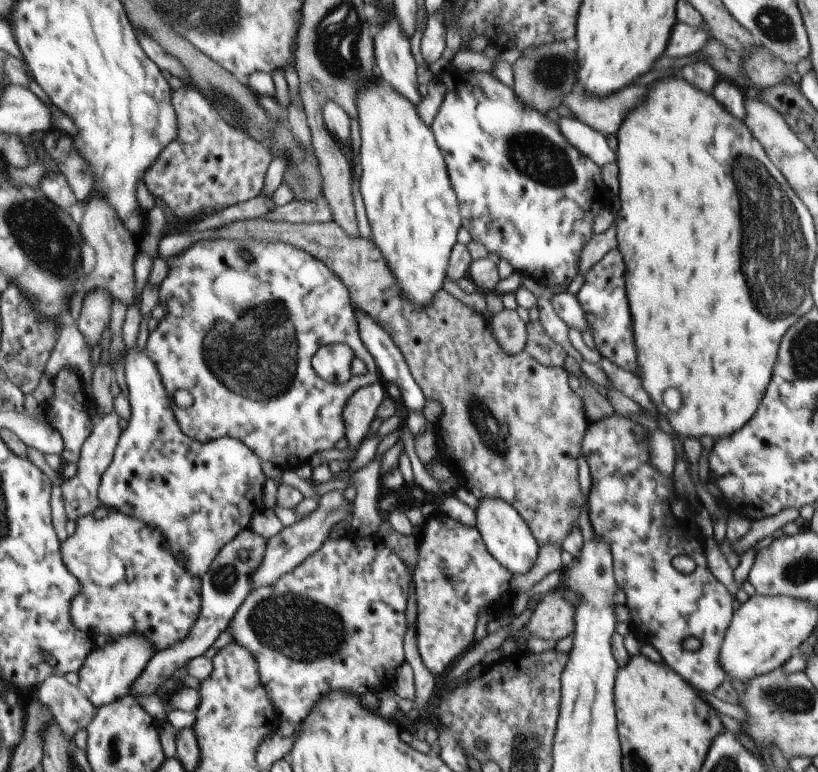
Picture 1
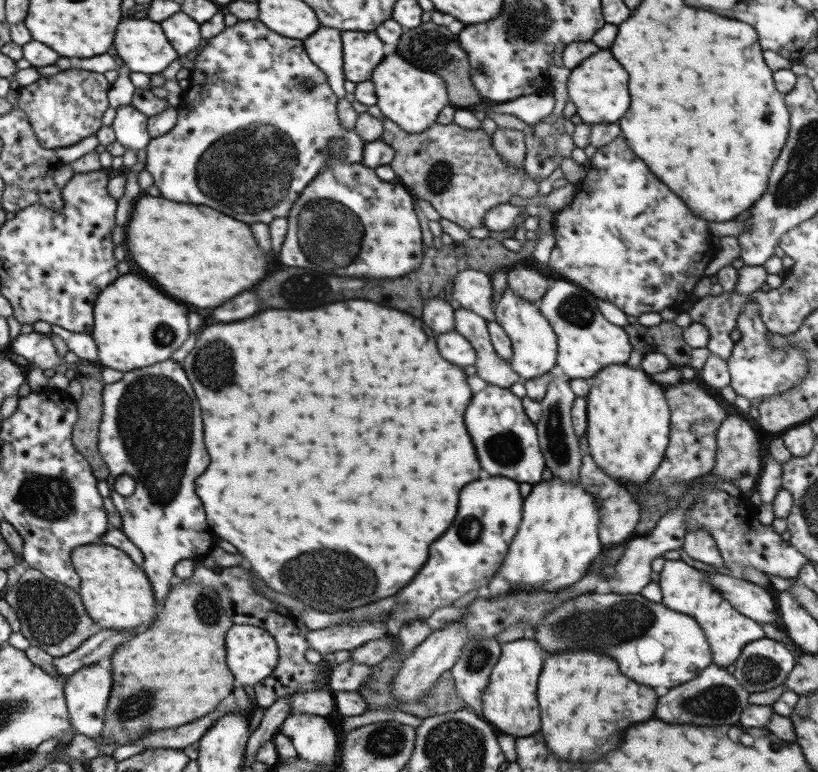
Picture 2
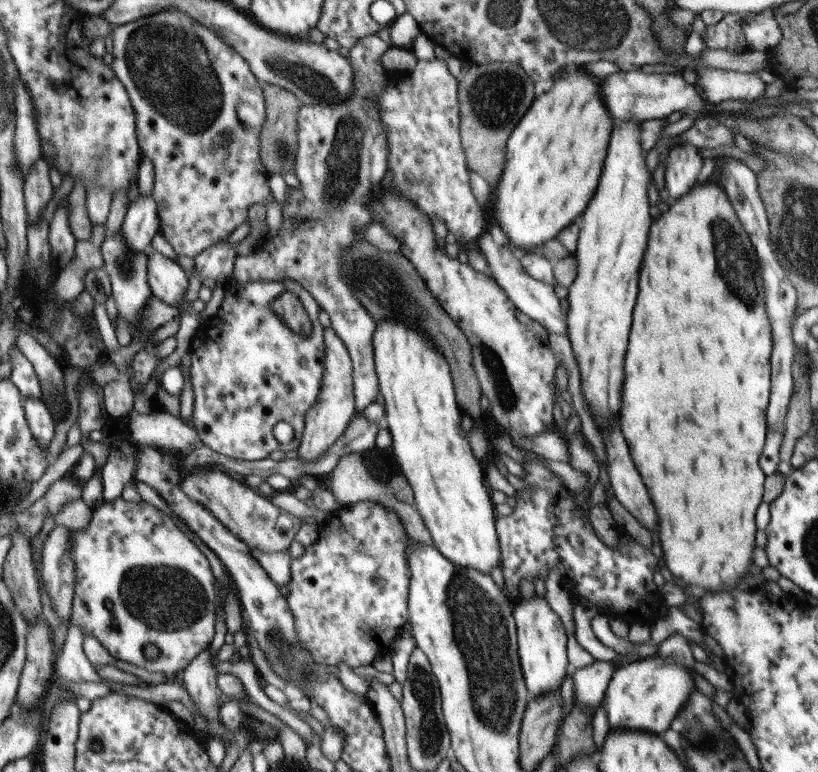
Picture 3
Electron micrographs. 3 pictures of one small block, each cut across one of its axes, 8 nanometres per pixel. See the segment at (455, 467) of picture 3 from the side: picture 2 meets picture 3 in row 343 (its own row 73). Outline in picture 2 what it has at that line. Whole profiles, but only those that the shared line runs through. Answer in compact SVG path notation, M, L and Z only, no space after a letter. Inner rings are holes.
M397 50L385 55L371 72L376 106L384 118L405 133L421 133L436 123L439 112L449 105L445 82L431 71L419 70L409 63Z

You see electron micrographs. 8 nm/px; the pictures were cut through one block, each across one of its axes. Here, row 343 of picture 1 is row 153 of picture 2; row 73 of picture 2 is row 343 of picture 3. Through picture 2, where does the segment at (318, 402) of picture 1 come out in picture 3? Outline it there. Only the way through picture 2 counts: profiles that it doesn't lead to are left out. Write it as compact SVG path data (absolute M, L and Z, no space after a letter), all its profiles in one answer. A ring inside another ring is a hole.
M231 278L223 285L223 297L214 315L199 321L190 339L187 352L187 367L192 387L192 424L201 443L213 452L238 461L256 461L279 451L279 444L273 438L273 426L283 420L291 424L295 436L291 440L291 454L297 451L302 436L303 416L319 396L323 380L323 328L317 314L319 306L313 296L293 280L259 280L247 284L235 283ZM283 291L291 291L305 308L311 322L311 334L295 340L291 328L287 328L273 310L269 310L273 298Z

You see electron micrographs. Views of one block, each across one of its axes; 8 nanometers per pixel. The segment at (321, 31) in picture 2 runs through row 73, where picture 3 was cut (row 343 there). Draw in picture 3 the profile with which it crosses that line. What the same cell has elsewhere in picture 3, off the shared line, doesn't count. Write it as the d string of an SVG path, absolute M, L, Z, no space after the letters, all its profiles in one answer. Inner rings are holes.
M323 327L323 348L325 348L323 350L325 356L323 356L323 380L319 386L319 396L303 416L304 427L300 443L297 451L292 454L303 462L319 460L319 456L333 446L335 439L341 436L346 424L356 413L349 354L341 339L331 328Z

